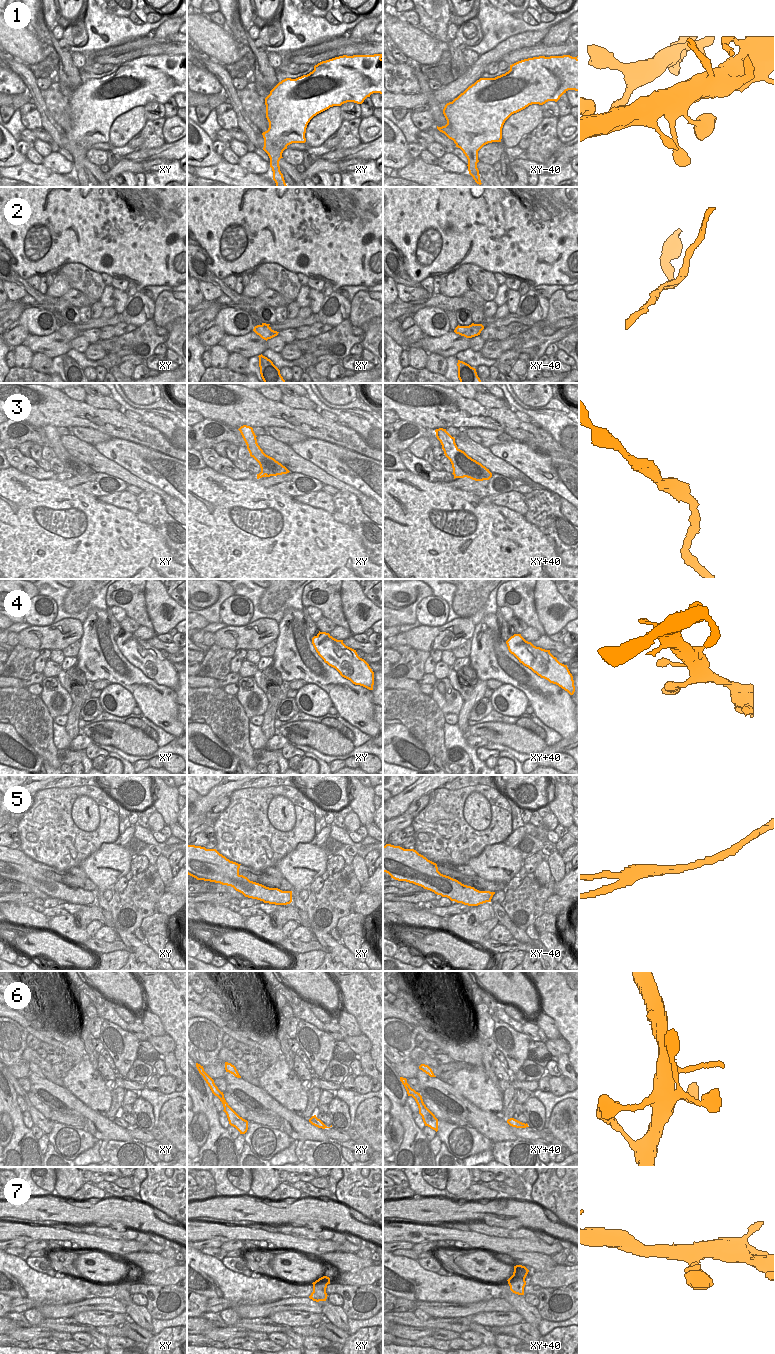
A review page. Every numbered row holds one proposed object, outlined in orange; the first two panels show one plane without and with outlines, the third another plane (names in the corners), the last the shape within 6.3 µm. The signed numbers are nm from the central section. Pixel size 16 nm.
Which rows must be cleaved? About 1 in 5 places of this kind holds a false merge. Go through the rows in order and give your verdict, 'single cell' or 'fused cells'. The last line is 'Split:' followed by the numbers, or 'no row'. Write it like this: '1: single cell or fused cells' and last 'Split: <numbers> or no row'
1: single cell
2: fused cells
3: single cell
4: single cell
5: fused cells
6: single cell
7: single cell
Split: 2, 5

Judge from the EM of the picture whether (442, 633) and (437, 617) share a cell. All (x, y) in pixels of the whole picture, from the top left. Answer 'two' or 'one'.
two

